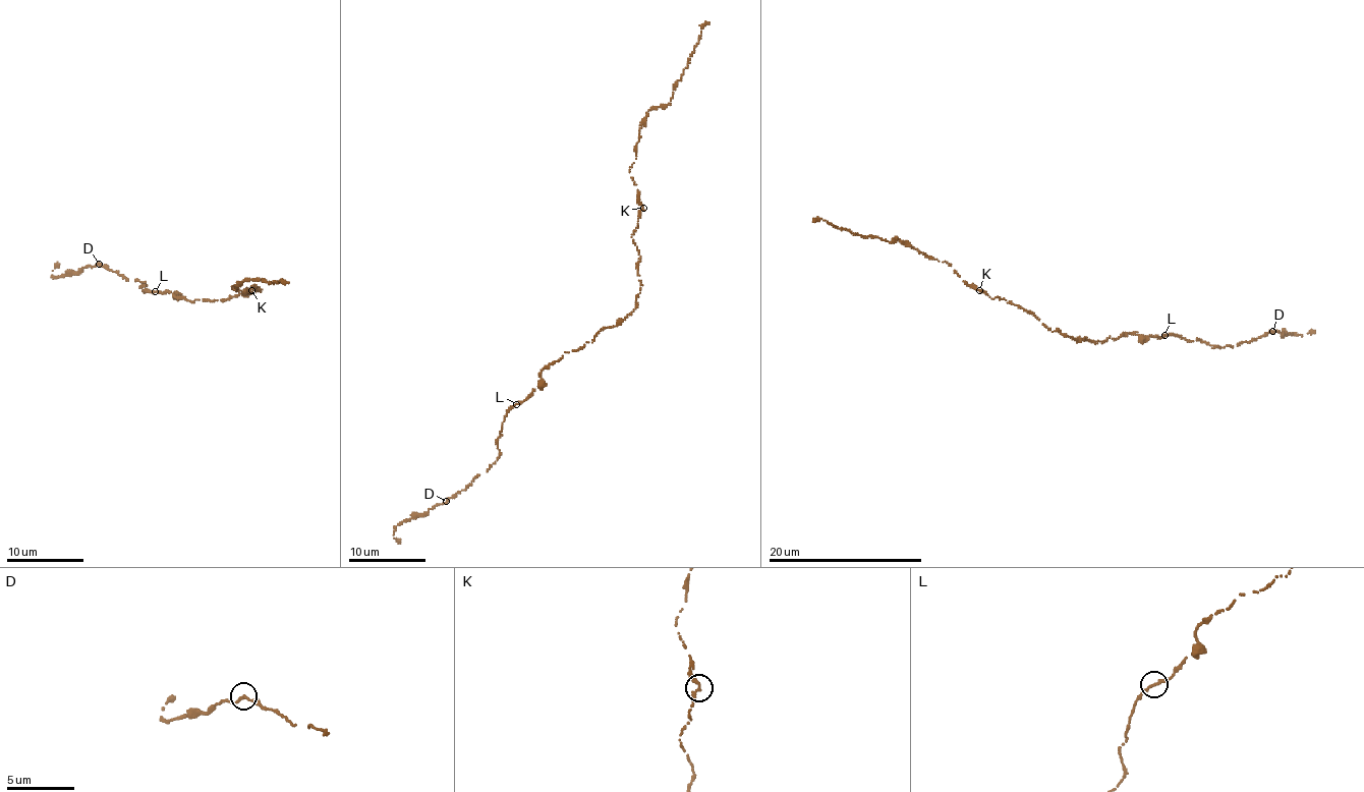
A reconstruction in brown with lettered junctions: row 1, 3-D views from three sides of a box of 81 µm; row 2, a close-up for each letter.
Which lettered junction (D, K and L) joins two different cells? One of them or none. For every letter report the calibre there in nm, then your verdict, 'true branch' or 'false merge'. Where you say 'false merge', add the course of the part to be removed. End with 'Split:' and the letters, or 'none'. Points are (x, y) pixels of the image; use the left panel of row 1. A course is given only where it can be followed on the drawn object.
D: 200 nm | true branch
K: 260 nm | true branch
L: 240 nm | true branch
Split: none

